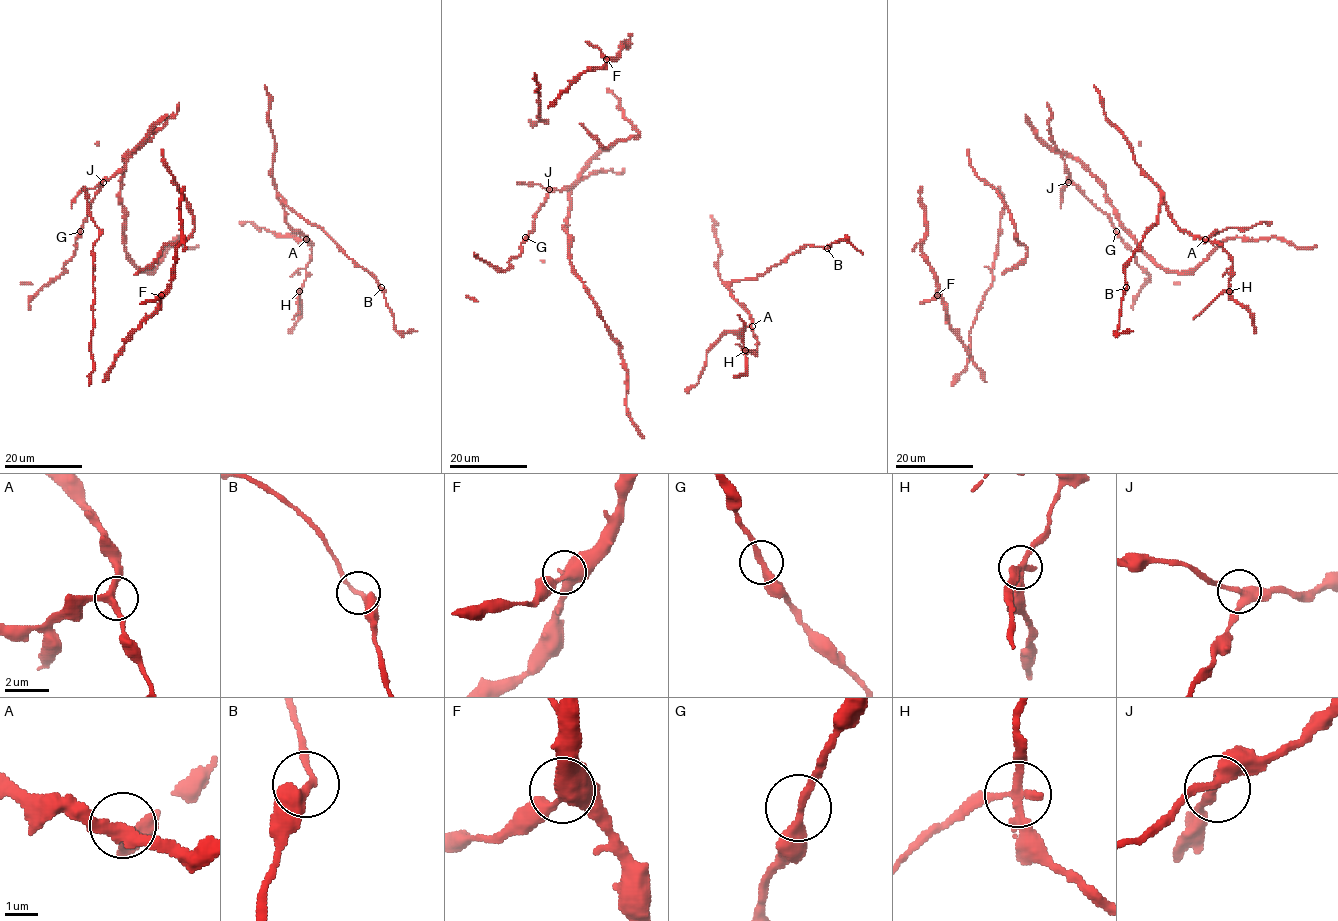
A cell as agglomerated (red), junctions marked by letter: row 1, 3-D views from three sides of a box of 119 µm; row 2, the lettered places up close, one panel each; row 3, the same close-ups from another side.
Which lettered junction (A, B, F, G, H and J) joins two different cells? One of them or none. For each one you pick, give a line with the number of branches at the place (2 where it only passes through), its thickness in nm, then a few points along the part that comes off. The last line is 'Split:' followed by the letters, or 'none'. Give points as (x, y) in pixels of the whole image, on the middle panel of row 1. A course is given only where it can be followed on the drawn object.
H: Branches: 3. Thickness 240 nm. Course of the part to remove: (745, 350), (744, 323), (738, 314)
Split: H

